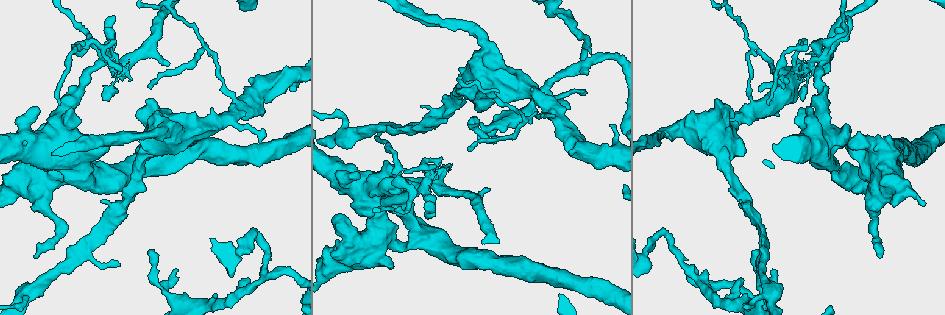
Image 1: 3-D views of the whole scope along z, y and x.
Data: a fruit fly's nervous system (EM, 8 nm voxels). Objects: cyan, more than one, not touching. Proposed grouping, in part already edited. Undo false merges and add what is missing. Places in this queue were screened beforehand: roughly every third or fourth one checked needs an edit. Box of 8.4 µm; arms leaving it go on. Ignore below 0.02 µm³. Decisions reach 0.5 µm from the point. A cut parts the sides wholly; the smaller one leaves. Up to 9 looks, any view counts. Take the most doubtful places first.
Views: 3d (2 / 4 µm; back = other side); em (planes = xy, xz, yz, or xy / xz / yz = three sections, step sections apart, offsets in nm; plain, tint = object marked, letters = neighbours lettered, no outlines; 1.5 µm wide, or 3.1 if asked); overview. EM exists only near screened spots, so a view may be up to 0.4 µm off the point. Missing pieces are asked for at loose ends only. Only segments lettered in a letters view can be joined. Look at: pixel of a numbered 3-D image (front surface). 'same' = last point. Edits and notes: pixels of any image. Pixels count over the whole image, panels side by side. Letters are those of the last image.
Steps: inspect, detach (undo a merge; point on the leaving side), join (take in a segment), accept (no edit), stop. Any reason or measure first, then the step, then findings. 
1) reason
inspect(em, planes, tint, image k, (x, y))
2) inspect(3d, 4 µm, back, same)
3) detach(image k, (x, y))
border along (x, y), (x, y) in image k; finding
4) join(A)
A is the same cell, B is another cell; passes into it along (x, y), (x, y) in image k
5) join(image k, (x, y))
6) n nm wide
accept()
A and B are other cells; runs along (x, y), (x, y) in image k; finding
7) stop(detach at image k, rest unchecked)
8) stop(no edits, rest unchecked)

four-way junction
inspect(3d, 2 µm, image 1, (104, 60))

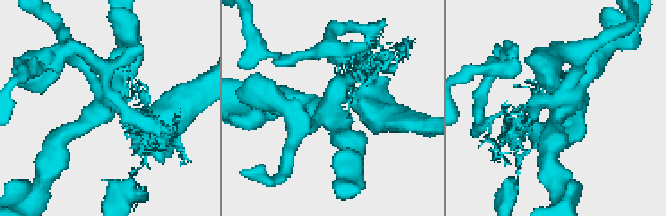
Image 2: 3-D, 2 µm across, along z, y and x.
need the tissue
inspect(em, yz, step 8, tint, image 2, (331, 106))

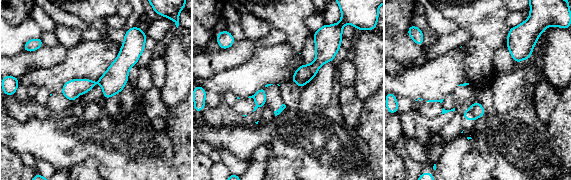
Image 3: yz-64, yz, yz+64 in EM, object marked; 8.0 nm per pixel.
inspect(em, planes, letters, same)

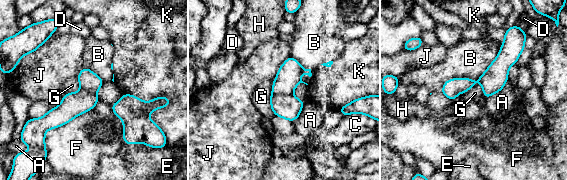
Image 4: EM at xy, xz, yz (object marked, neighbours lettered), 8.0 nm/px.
detach(image 4, (288, 77))
A, B, C, D, E, F, G, H, J and K are other cells; border along (272, 92), (291, 94) in image 4; a second cell is stuck on

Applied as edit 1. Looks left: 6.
abrupt turn
inspect(em, planes, letters, image 1, (582, 57))

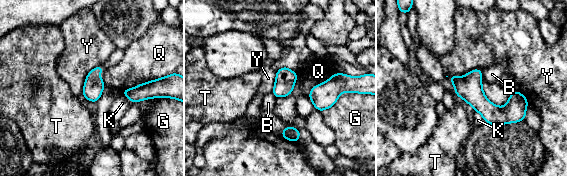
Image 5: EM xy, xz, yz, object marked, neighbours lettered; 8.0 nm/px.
accept()
B, G, K, Q, T and Y are other cells; border along (481, 69), (446, 76) in image 5; one cell here

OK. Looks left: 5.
free end
inspect(3d, 2 µm, image 1, (261, 143))

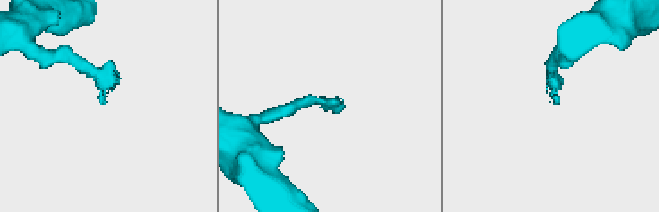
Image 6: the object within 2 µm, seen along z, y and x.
inspect(em, planes, letters, image 6, (330, 101))

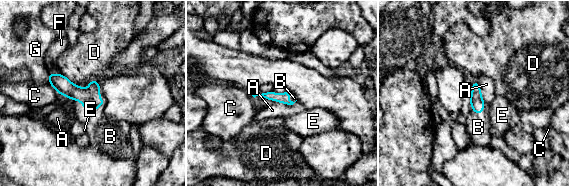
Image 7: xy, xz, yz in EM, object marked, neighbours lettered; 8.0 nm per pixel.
90 nm wide
join(image 7, (106, 133))
B is the same cell, A, C, D, E, F and G are other cells; passes into it along (90, 99), (88, 109), (106, 133) in image 7; it goes on there

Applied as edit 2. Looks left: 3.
stop(detach at image 4, join at image 7, rest unchecked)

